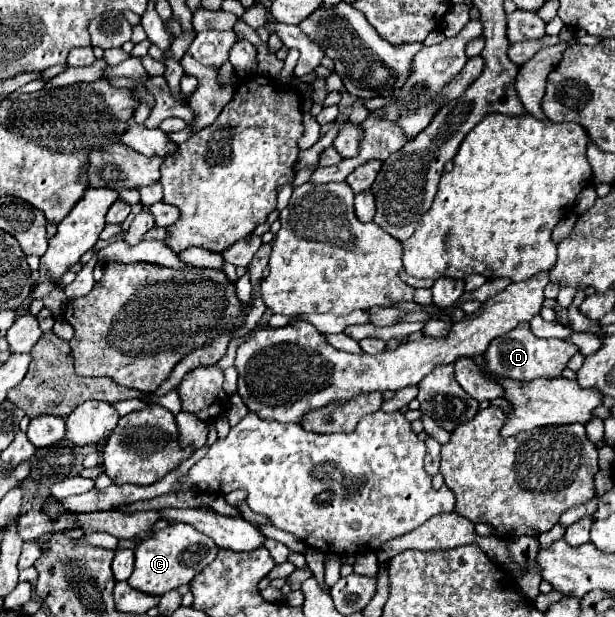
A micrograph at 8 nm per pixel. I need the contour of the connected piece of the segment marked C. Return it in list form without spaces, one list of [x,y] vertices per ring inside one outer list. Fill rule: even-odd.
[[[172,524],[158,530],[152,538],[142,540],[136,550],[136,568],[128,578],[134,590],[150,596],[160,596],[182,584],[188,584],[196,574],[200,574],[218,554],[218,546],[206,534],[196,532],[190,524]]]

